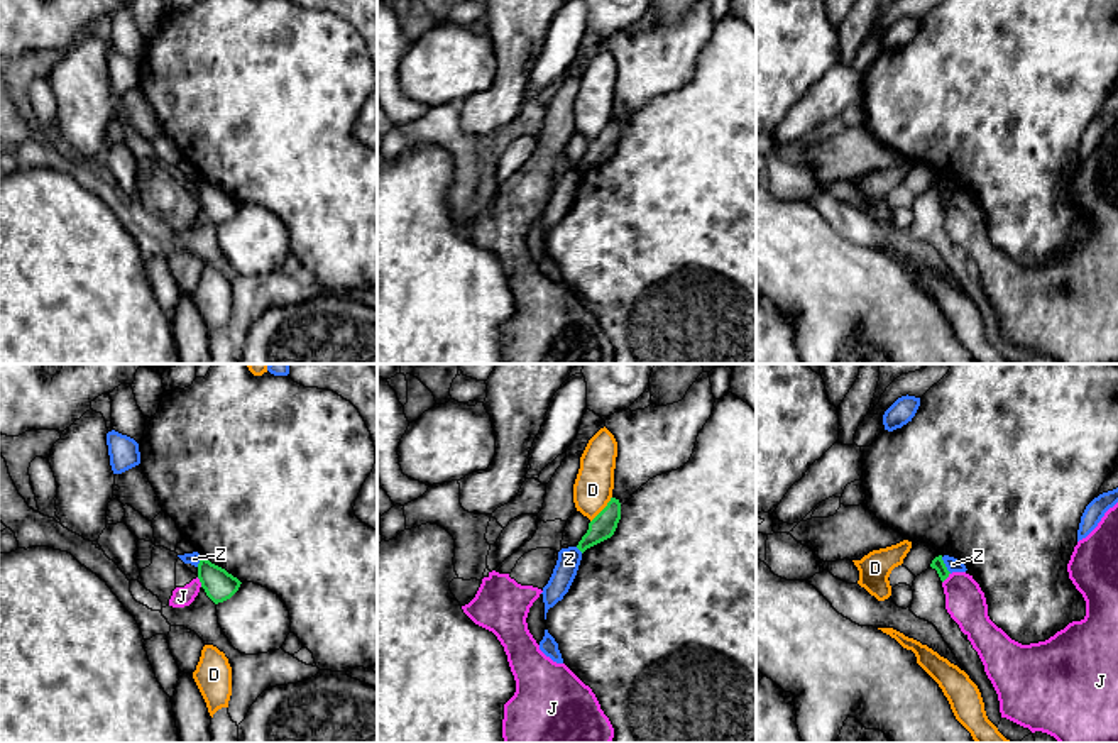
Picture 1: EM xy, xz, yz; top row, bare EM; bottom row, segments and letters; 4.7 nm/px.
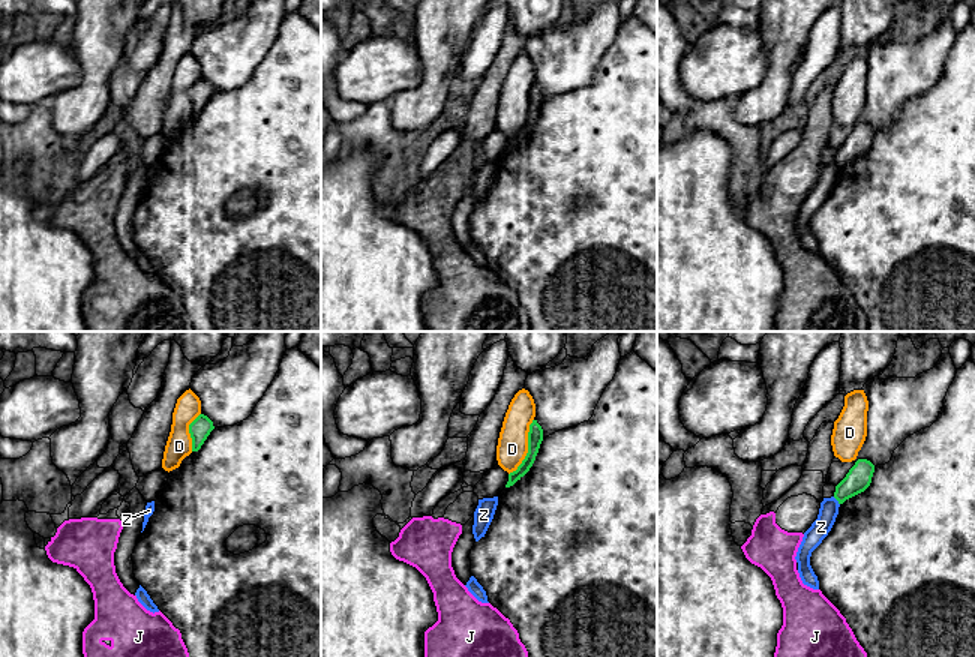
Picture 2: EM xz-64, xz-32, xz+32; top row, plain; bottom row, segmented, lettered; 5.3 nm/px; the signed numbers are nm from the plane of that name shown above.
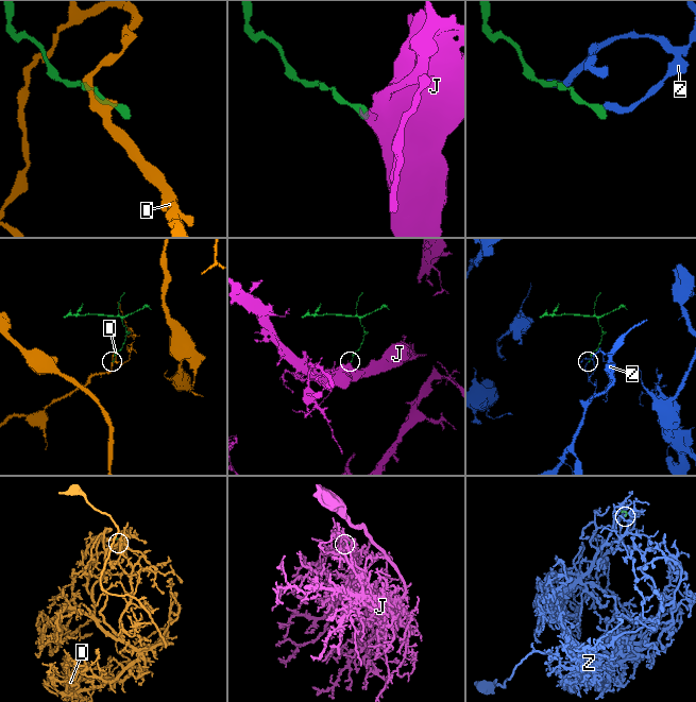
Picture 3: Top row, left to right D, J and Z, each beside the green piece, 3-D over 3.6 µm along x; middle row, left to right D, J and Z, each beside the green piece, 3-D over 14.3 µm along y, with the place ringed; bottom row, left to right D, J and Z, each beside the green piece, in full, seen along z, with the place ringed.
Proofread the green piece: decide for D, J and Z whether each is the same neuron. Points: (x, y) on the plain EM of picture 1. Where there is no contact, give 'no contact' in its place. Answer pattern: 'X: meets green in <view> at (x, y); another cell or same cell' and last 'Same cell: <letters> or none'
D: meets green in xz at (602, 131); another cell
J: meets green in xy at (200, 202); another cell
Z: meets green in yz at (944, 187); another cell
Same cell: none

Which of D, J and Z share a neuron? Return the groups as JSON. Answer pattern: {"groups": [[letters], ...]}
{"groups": [["D"], ["J"], ["Z"]]}

